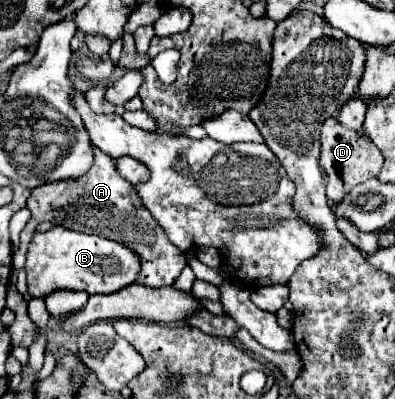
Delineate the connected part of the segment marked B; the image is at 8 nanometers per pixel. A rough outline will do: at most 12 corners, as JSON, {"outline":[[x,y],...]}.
{"outline":[[64,226],[34,232],[28,292],[110,294],[140,260],[108,238]]}

